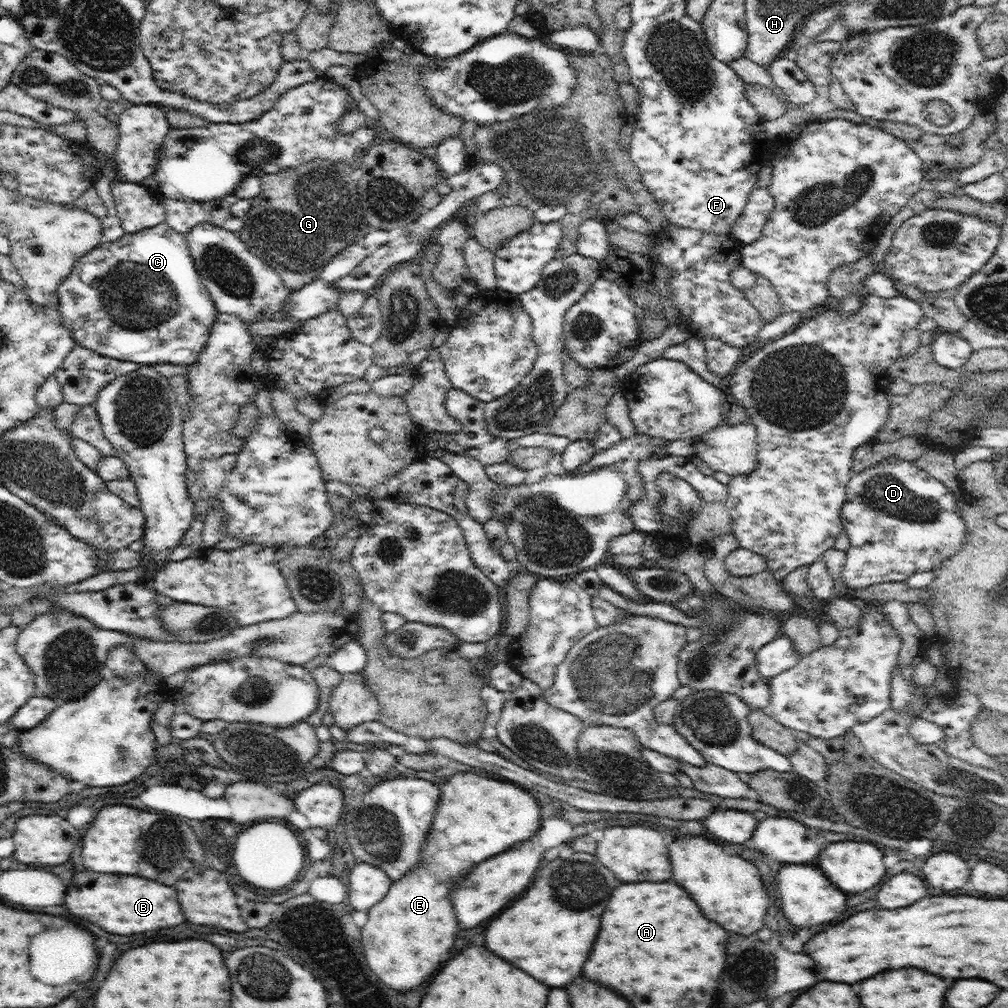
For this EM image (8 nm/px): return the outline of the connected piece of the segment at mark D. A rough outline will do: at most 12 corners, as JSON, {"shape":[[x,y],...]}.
{"shape":[[893,456],[848,481],[843,591],[965,543],[956,495]]}

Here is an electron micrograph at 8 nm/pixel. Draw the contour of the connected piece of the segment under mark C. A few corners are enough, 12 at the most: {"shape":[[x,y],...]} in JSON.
{"shape":[[187,234],[104,239],[58,286],[78,345],[198,363],[219,315]]}

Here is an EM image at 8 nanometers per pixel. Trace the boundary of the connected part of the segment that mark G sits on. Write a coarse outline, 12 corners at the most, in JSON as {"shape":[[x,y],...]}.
{"shape":[[349,164],[261,176],[239,238],[288,291],[370,226]]}

